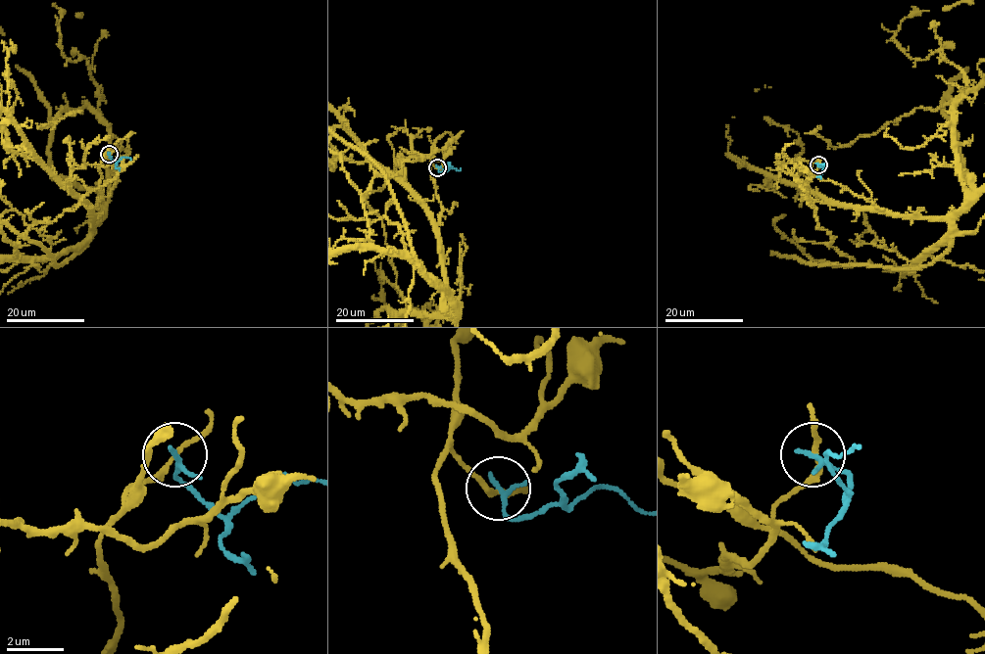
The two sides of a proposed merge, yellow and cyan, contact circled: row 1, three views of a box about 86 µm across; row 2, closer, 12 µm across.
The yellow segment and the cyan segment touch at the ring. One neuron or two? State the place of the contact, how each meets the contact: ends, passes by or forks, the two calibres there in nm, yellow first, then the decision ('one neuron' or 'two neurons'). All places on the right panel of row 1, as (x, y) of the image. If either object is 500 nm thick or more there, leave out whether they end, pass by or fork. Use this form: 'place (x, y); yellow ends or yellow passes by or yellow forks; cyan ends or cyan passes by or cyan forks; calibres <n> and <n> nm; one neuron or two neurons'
place (818, 164); yellow passes by; cyan passes by; calibres 180 and 150 nm; two neurons

